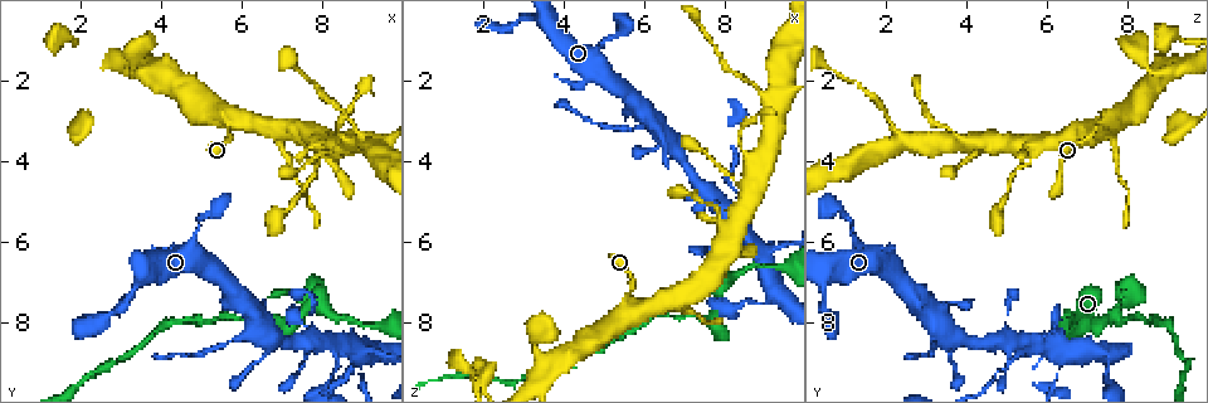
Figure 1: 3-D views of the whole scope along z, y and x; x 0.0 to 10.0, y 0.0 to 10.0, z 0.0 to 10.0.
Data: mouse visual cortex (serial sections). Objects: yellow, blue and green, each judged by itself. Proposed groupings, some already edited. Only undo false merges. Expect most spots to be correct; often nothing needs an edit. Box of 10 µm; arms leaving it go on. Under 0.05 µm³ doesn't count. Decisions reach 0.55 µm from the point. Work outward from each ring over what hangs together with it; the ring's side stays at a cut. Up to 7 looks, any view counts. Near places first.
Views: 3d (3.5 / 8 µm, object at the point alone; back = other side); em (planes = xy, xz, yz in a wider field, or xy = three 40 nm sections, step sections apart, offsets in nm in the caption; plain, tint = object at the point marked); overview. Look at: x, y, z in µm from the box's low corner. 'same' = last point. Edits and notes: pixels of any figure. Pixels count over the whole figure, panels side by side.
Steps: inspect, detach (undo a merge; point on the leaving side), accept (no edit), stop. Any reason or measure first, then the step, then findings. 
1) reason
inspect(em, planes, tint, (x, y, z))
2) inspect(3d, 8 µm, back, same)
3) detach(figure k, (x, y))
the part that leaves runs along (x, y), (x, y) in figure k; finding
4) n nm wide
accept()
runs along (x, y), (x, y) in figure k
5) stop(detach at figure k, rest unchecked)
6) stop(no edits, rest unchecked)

sharp bend
inspect(3d, 3.5 µm, (8.10, 8.50, 5.40))

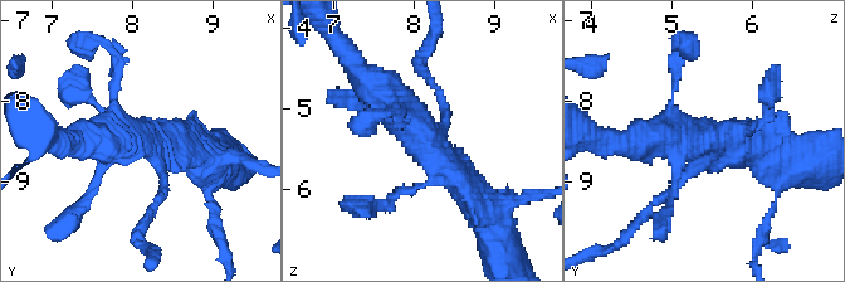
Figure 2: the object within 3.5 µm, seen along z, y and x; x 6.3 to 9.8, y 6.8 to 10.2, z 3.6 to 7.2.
need the tissue
inspect(em, planes, tint, (8.10, 8.50, 5.45))

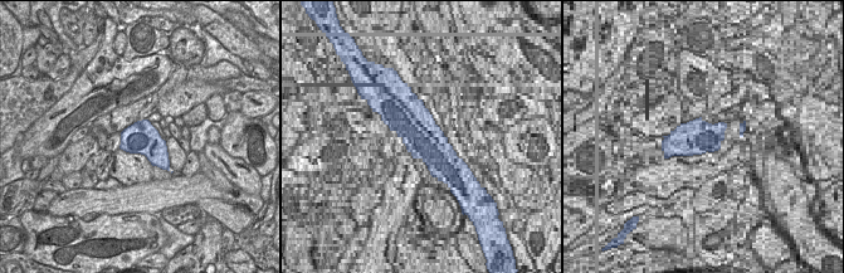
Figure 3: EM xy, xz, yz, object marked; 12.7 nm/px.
accept()
all the same cell

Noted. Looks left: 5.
three-way junction
inspect(3d, 3.5 µm, (9.25, 8.65, 7.25))

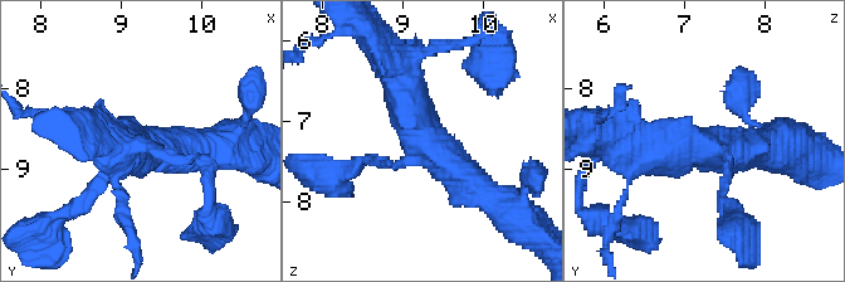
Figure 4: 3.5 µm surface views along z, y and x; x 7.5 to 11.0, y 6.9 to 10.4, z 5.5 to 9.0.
shape alone is not enough
inspect(em, xy, step 1, tint, (9.20, 8.70, 7.25))

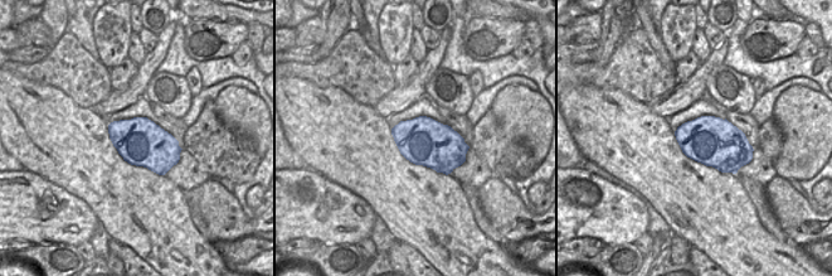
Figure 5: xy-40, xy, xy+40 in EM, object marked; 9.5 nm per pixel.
cut it another way
inspect(em, xy, step 3, tint, same)

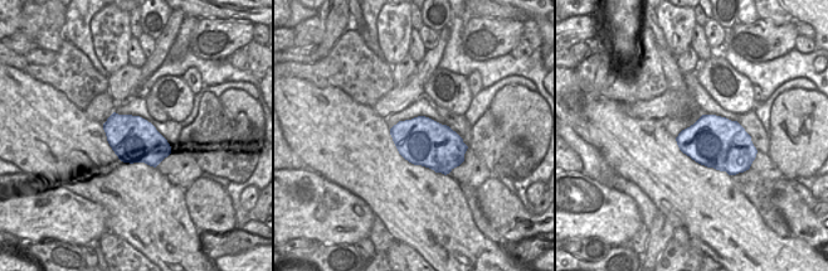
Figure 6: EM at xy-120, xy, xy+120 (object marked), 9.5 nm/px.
accept()
runs along (390, 61), (418, 141), (479, 197) in figure 4; one cell here

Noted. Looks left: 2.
abrupt turn
inspect(em, xy, step 1, tint, (5.80, 3.10, 7.55))

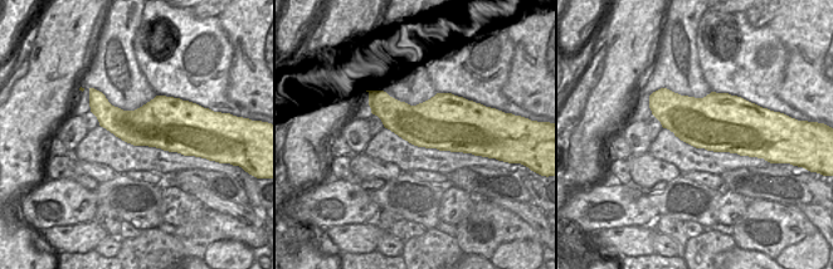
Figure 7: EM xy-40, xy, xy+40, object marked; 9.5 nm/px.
inspect(3d, 3.5 µm, same)

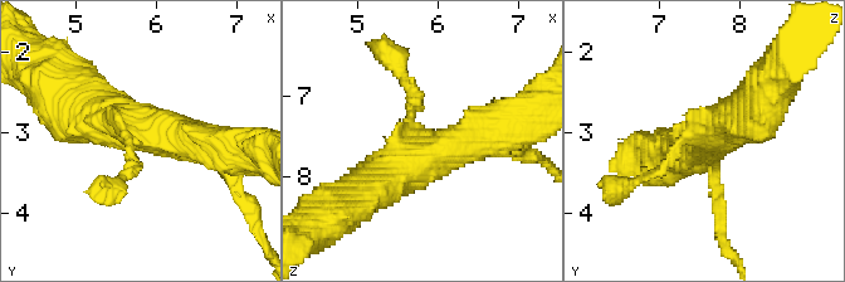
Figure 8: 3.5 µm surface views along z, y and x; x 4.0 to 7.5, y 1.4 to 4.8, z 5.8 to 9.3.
accept()
runs along (409, 82), (409, 127), (433, 150), (502, 130) in figure 8; all the same cell

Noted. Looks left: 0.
stop(no edits, rest unchecked)

